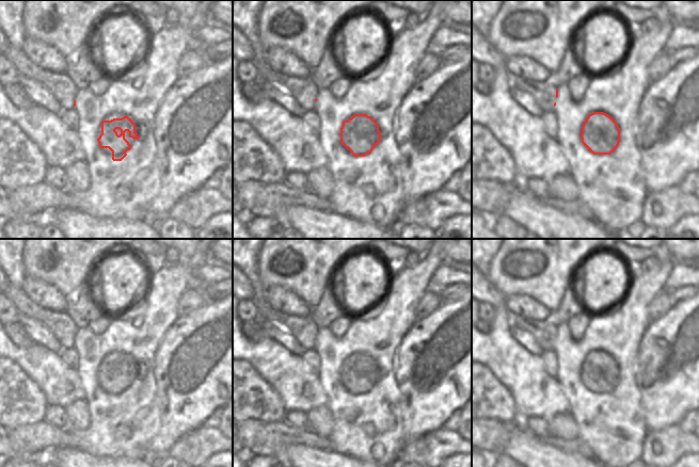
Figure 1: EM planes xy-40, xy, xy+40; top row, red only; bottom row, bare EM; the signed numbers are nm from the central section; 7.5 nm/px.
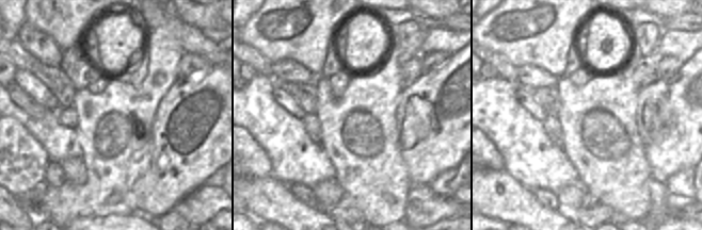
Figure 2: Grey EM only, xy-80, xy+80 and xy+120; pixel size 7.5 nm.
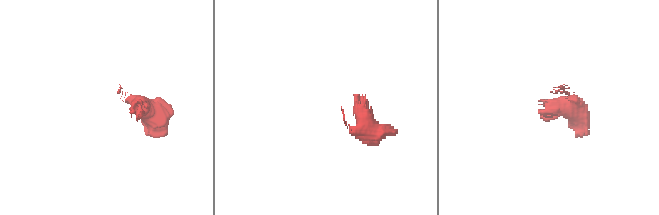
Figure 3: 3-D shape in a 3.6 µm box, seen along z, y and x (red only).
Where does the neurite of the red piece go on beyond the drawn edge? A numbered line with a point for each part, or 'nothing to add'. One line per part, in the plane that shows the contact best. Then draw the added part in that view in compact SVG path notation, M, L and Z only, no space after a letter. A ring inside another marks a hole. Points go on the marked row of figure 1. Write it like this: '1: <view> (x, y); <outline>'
1: xy+40 (544, 93); M507 73L511 86L514 86L529 95L531 95L539 108L543 112L554 112L554 103L556 101L556 86L554 85L554 75L544 81L527 80L519 76Z

